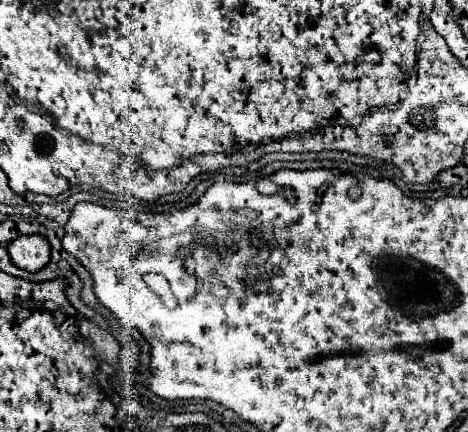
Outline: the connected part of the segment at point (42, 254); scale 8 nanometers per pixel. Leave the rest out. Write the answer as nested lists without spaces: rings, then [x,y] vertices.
[[[39,234],[15,238],[15,242],[11,242],[7,246],[7,252],[9,252],[13,264],[27,272],[39,272],[51,260],[51,246],[49,246],[47,238],[43,238]]]

